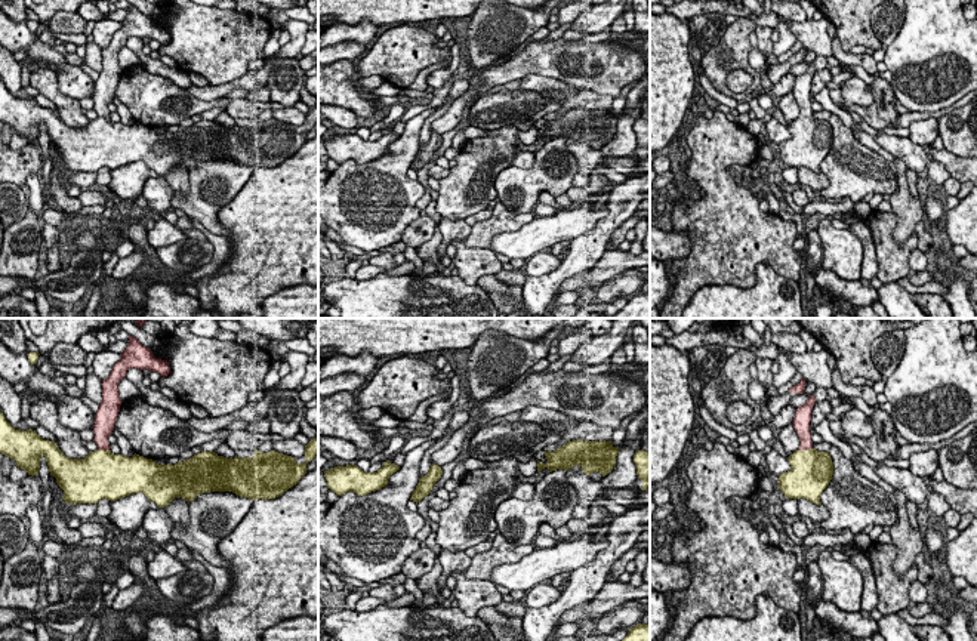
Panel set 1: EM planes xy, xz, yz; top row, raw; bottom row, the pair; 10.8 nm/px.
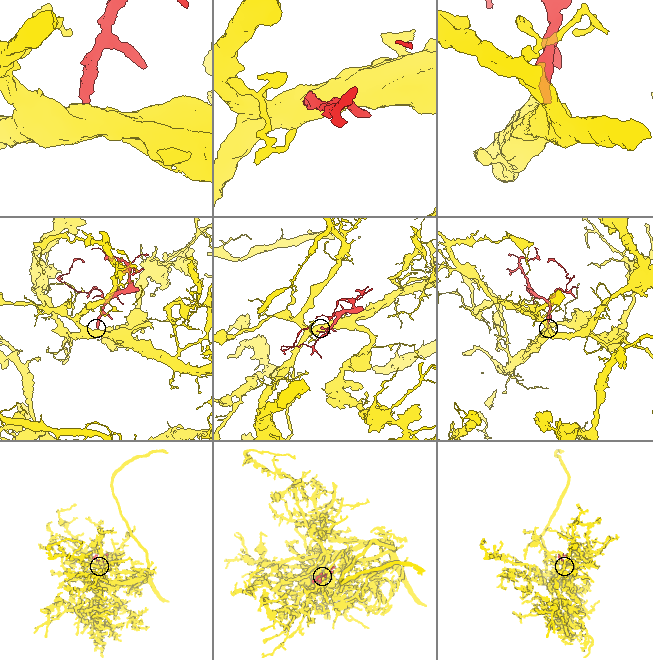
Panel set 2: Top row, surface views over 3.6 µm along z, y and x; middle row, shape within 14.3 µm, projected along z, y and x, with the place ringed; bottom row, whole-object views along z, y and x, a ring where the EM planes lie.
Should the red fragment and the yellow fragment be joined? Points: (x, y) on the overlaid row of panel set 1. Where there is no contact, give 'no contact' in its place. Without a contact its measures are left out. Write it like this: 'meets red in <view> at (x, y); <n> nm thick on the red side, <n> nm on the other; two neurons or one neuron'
meets red in yz at (804, 449); 160 nm thick on the red side, 440 nm on the other; one neuron

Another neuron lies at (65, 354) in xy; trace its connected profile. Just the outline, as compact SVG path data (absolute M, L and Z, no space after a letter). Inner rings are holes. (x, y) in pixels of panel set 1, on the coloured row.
M56 343L49 355L50 363L58 363L61 366L83 366L87 352L81 349L77 343Z

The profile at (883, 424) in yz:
M876 409L872 413L872 426L879 449L887 454L891 454L893 459L897 459L897 453L902 446L896 441L896 426L893 417L885 410Z

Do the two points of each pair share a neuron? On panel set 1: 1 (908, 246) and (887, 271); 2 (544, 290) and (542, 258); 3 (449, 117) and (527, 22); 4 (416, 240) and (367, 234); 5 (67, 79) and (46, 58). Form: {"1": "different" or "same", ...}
{"1": "same", "2": "different", "3": "different", "4": "different", "5": "same"}

